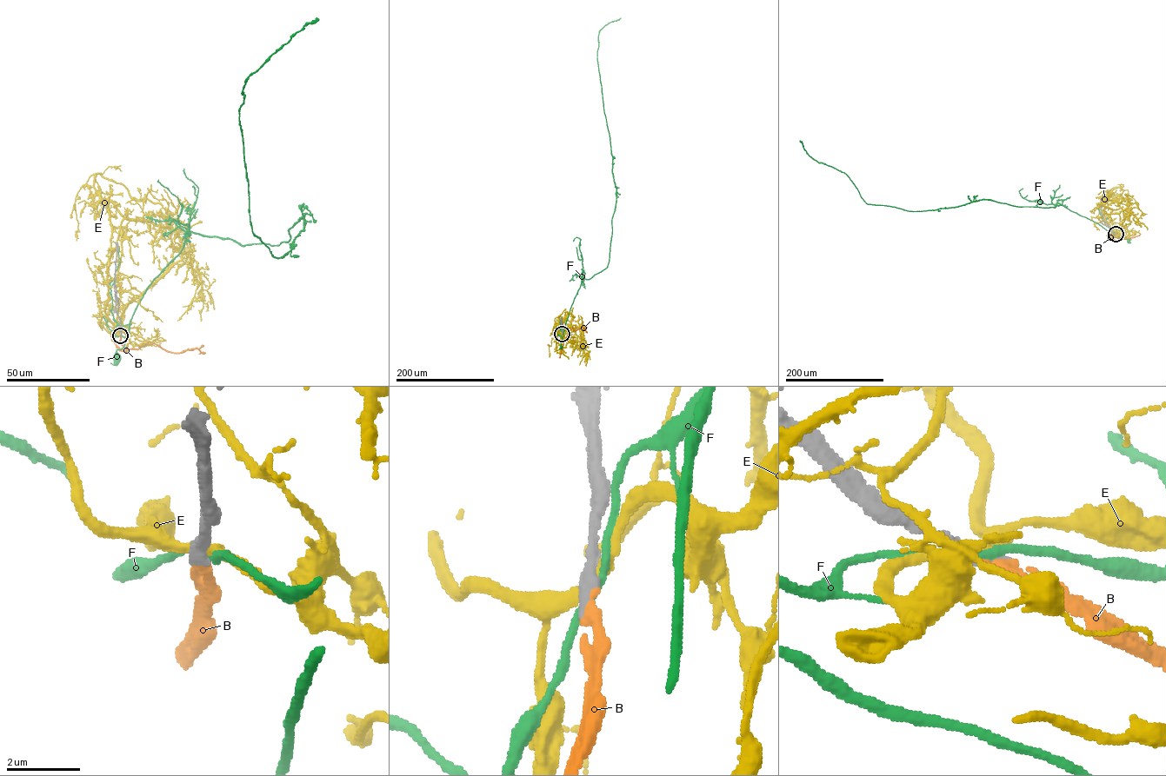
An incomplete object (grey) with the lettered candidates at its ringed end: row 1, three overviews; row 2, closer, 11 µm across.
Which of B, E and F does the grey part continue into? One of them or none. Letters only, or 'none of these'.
B

